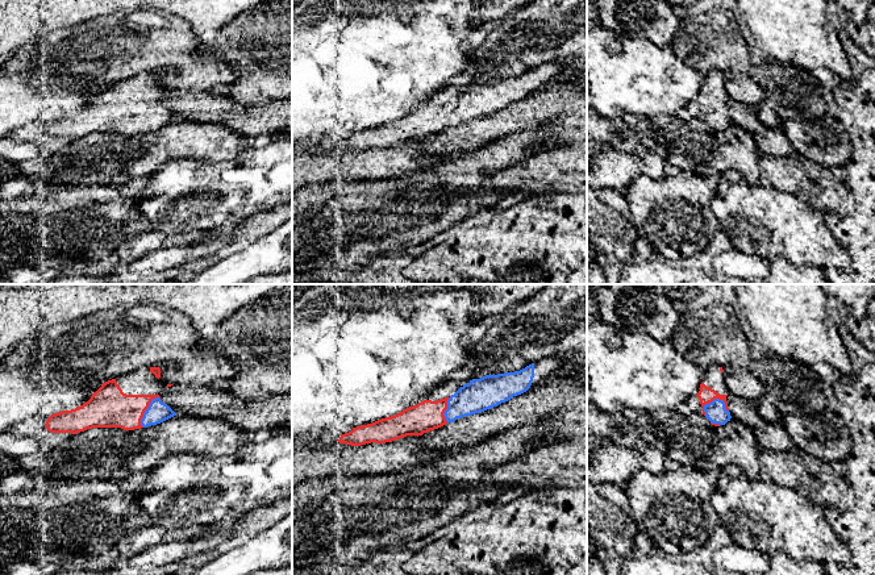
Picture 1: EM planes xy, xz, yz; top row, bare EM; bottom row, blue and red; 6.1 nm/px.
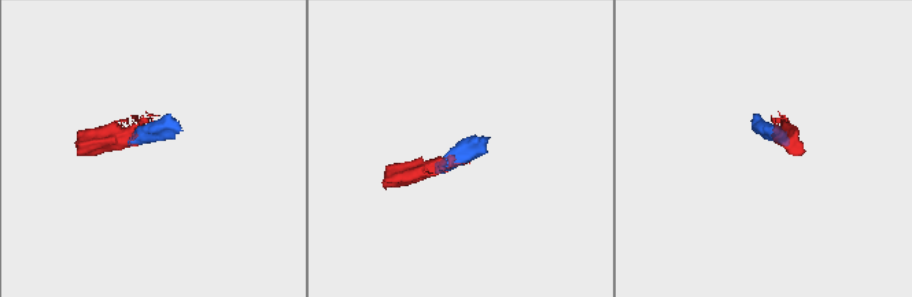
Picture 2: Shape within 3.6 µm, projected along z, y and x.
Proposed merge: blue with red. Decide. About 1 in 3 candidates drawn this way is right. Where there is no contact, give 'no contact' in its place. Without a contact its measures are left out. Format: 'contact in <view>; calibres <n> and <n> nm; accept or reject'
contact in yz; calibres 130 and 100 nm; accept

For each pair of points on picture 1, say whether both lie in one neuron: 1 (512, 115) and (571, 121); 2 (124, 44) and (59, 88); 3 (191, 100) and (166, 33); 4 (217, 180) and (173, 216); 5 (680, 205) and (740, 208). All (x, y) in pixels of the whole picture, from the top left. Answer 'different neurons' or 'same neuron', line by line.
1: same neuron
2: different neurons
3: different neurons
4: same neuron
5: different neurons

